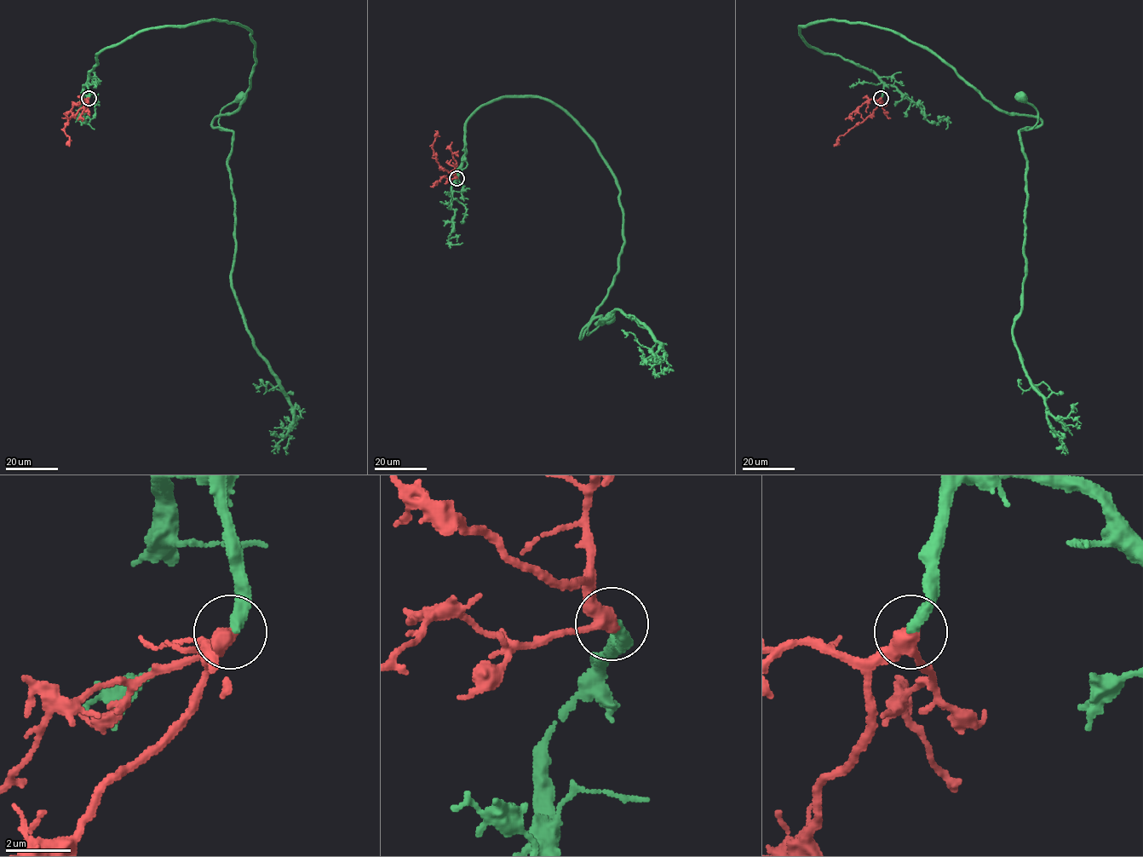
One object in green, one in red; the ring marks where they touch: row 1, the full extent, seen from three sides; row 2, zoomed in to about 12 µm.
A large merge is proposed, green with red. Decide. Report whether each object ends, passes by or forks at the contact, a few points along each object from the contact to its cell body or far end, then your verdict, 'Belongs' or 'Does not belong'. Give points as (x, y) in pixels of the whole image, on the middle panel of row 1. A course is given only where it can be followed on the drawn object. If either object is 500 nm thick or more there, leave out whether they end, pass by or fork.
At the ring green ends. At the ring red passes by. Course of green: (456, 177), (480, 106), (561, 107), (623, 211), (580, 338), (618, 310), (661, 343), (637, 347). Course of red: (456, 177), (439, 165), (435, 159), (433, 149), (438, 135), (435, 130). Belongs

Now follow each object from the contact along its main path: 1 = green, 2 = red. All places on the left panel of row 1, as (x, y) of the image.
1: (89, 98), (145, 30), (251, 32), (212, 125), (232, 291), (291, 407), (269, 431)
2: (89, 98), (64, 128), (69, 136), (66, 145)

